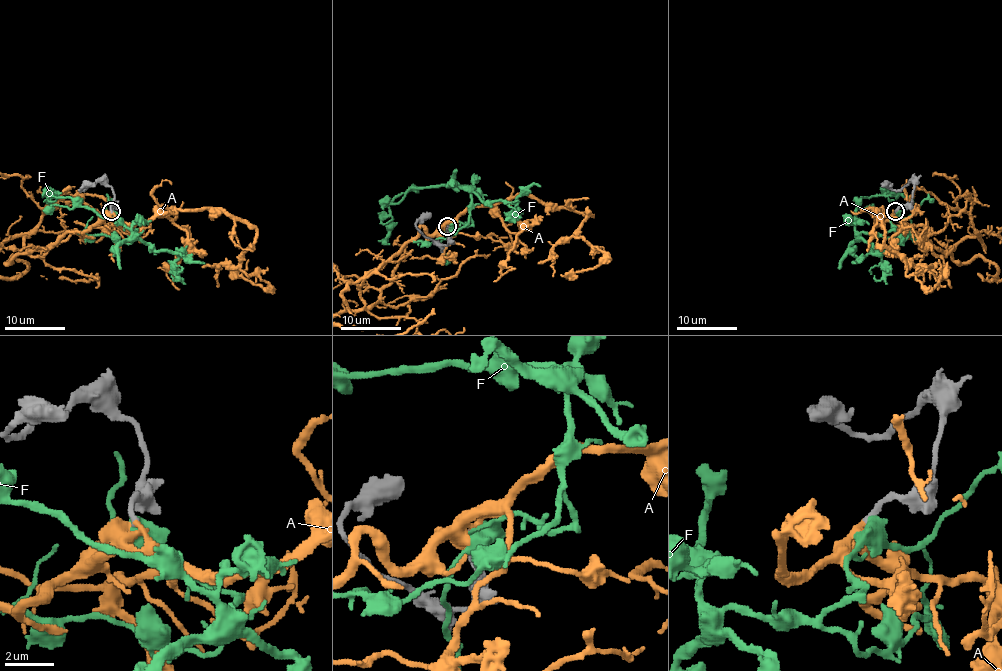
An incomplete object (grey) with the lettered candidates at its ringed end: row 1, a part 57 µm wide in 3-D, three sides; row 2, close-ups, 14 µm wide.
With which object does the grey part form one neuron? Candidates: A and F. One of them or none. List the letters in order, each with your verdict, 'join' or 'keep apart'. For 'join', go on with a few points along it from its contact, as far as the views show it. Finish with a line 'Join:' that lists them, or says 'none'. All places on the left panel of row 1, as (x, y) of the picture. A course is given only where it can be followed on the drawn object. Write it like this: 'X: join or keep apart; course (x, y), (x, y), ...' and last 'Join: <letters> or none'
A: join
F: keep apart
Join: A

